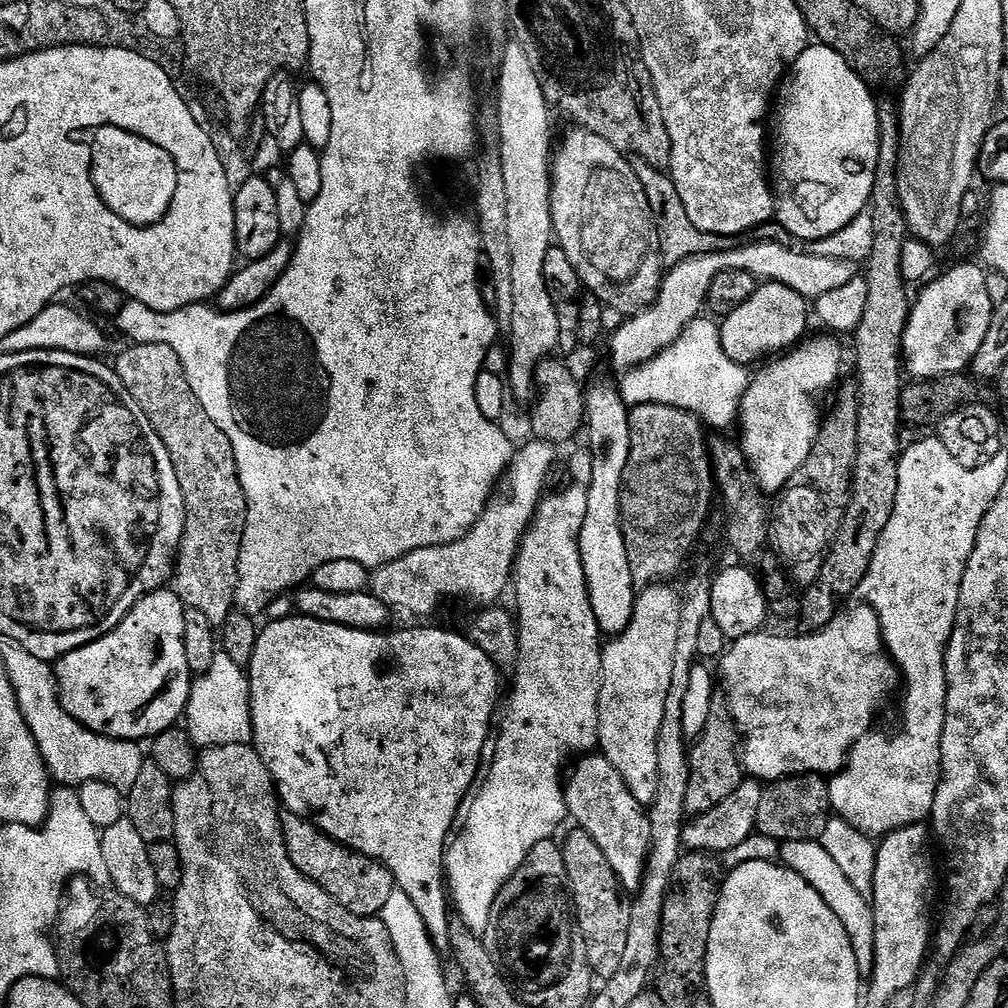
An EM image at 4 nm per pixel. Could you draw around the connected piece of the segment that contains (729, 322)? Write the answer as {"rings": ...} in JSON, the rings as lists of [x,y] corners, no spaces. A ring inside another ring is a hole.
{"rings":[[[761,283],[754,290],[754,295],[742,306],[738,306],[738,310],[734,310],[734,314],[723,317],[719,325],[722,350],[726,358],[730,358],[735,364],[759,365],[799,345],[806,336],[804,331],[808,328],[808,316],[810,320],[809,301],[794,290],[790,290],[790,286]],[[759,360],[764,361],[759,362]]]}

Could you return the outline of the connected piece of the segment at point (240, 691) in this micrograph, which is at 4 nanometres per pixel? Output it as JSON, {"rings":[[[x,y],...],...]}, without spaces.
{"rings":[[[217,651],[210,670],[193,679],[184,726],[198,748],[218,745],[249,744],[252,739],[252,711],[249,709],[249,682],[241,665],[230,661],[230,656]]]}

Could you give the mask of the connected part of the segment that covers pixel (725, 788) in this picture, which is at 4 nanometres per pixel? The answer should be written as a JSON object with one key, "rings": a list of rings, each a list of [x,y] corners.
{"rings":[[[720,698],[714,699],[702,738],[691,745],[688,753],[690,782],[686,782],[684,810],[689,817],[701,816],[706,814],[706,810],[714,810],[718,802],[730,798],[730,794],[734,794],[734,790],[738,790],[738,786],[744,783],[746,773],[742,767],[742,756],[738,751],[737,740],[736,723],[732,721],[727,703]]]}

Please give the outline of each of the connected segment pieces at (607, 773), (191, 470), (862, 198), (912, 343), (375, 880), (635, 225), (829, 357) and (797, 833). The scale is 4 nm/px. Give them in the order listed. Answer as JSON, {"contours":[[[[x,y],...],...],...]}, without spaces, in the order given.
{"contours":[[[[581,755],[571,768],[572,773],[569,776],[567,773],[564,784],[564,801],[569,817],[580,823],[577,824],[579,831],[590,834],[590,838],[598,842],[598,850],[606,854],[606,862],[610,862],[614,874],[620,879],[621,889],[628,894],[639,892],[652,845],[645,805],[639,804],[634,794],[630,794],[626,782],[622,782],[622,774],[614,770],[604,755]]],[[[133,343],[120,357],[114,361],[118,378],[130,390],[134,402],[142,406],[142,414],[150,418],[150,426],[162,438],[162,446],[166,446],[166,454],[170,454],[170,462],[174,462],[174,470],[178,474],[178,486],[184,499],[184,533],[174,561],[174,591],[183,602],[185,608],[202,610],[206,618],[214,626],[223,625],[225,618],[232,613],[236,603],[236,583],[238,582],[238,562],[242,550],[244,527],[248,517],[248,503],[242,490],[242,482],[238,474],[238,466],[234,458],[234,450],[230,446],[230,438],[218,430],[218,426],[202,410],[202,402],[192,389],[192,382],[186,378],[186,370],[174,354],[174,350],[165,344]]],[[[819,42],[813,43],[792,63],[786,79],[779,85],[778,95],[774,100],[774,111],[770,116],[770,187],[774,193],[775,219],[797,241],[811,242],[838,234],[850,222],[854,222],[854,218],[858,218],[860,212],[869,207],[874,190],[878,154],[880,153],[880,110],[878,100],[872,97],[871,90],[873,91],[869,81],[863,76],[859,76],[842,54],[830,50],[826,45]]],[[[979,263],[976,264],[960,264],[957,268],[952,268],[949,272],[944,273],[942,276],[938,277],[937,280],[935,278],[929,279],[927,283],[923,285],[920,289],[920,297],[915,297],[914,303],[911,305],[909,314],[908,314],[908,324],[904,327],[904,335],[902,337],[902,364],[906,369],[907,375],[908,372],[909,377],[915,378],[916,380],[936,380],[940,376],[954,376],[960,373],[963,373],[965,369],[971,365],[972,360],[978,354],[978,350],[982,346],[982,342],[984,341],[984,335],[986,334],[986,330],[988,329],[988,324],[992,320],[992,314],[994,311],[994,307],[992,306],[990,300],[987,298],[986,292],[986,282],[984,281],[984,277],[986,275],[985,269],[981,267]]],[[[293,812],[283,813],[280,829],[284,832],[284,845],[290,862],[294,862],[294,866],[302,875],[322,886],[322,890],[326,890],[330,898],[334,898],[346,910],[350,910],[350,914],[379,917],[390,894],[397,891],[396,879],[392,877],[390,870],[386,870],[386,866],[361,852],[355,852],[353,848],[347,848],[337,840],[332,840],[312,821],[303,820]]],[[[579,126],[573,127],[573,132],[569,134],[568,137],[565,138],[564,141],[559,141],[558,147],[554,152],[554,159],[551,161],[551,177],[552,177],[552,231],[554,233],[555,243],[558,245],[558,248],[561,248],[564,251],[564,256],[568,259],[568,264],[570,267],[576,271],[576,276],[581,280],[582,283],[585,284],[587,291],[591,293],[591,295],[597,296],[600,300],[601,304],[604,305],[605,309],[611,310],[612,308],[616,312],[621,312],[621,317],[631,318],[636,315],[637,312],[644,311],[645,308],[651,306],[651,304],[656,301],[656,296],[660,292],[660,281],[662,277],[665,275],[666,269],[664,267],[663,262],[660,260],[660,243],[658,242],[658,230],[656,229],[656,223],[654,222],[654,214],[650,210],[650,202],[646,202],[646,190],[642,190],[642,182],[638,182],[638,178],[636,177],[636,171],[632,168],[632,160],[629,159],[627,155],[623,152],[619,152],[614,146],[610,146],[610,142],[606,142],[606,138],[598,138],[598,134],[594,134],[593,132],[588,132],[584,128]]],[[[832,334],[823,335],[805,339],[792,351],[764,366],[769,368],[761,367],[761,372],[749,379],[746,394],[740,400],[738,443],[765,494],[779,494],[786,482],[794,478],[794,470],[806,462],[822,423],[822,416],[816,413],[816,399],[832,387],[833,391],[841,379],[844,352],[836,341],[839,339]]],[[[823,775],[786,776],[782,780],[771,781],[764,788],[762,802],[758,802],[756,832],[779,842],[819,840],[820,835],[826,830],[831,812],[828,780]]]]}

